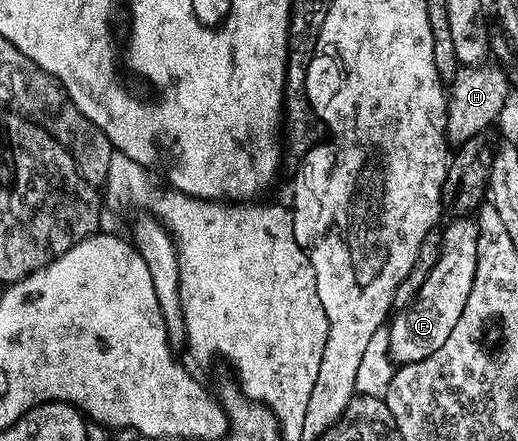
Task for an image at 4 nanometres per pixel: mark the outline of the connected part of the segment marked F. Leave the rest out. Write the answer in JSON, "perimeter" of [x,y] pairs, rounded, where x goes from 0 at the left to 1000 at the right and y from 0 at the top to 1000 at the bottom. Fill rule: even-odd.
{"perimeter":[[[878,492],[873,499],[851,524],[846,594],[813,637],[799,680],[772,707],[768,703],[751,728],[751,803],[766,828],[819,819],[830,803],[849,794],[898,703],[915,639],[915,615],[921,612],[921,544],[927,524],[909,492]]]}

